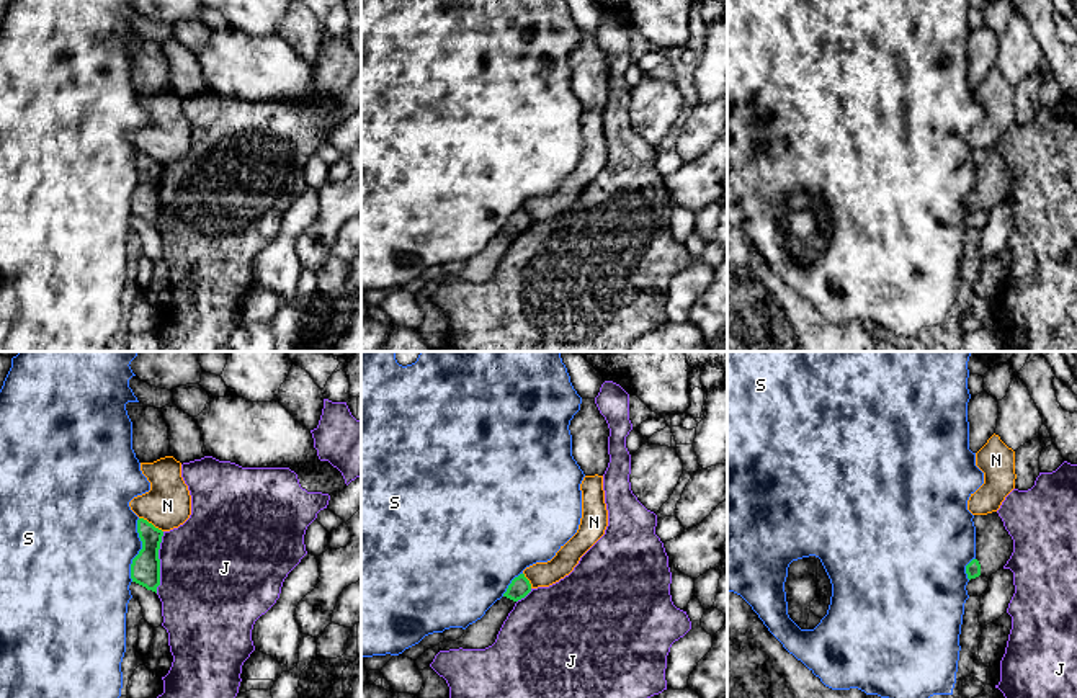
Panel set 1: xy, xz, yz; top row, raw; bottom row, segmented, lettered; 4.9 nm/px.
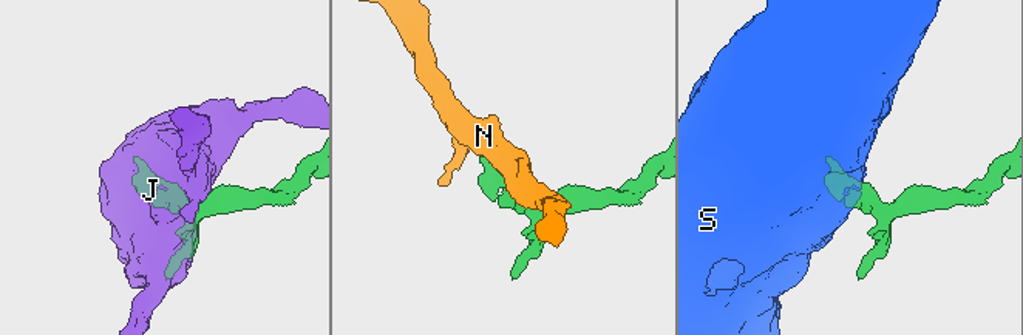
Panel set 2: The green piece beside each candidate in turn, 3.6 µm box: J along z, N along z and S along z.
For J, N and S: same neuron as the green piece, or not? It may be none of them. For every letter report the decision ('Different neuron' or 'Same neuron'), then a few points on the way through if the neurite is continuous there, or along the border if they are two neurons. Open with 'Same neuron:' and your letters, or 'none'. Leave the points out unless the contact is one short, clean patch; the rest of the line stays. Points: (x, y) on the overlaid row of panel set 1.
Same neuron: none
J: Different neuron
N: Different neuron
S: Different neuron

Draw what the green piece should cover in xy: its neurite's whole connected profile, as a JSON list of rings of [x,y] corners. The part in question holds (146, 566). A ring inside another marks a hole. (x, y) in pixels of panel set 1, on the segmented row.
[[[139,518],[137,533],[142,541],[142,549],[132,559],[131,579],[132,582],[157,593],[157,587],[160,585],[159,549],[160,549],[163,531],[155,528],[147,520]]]

